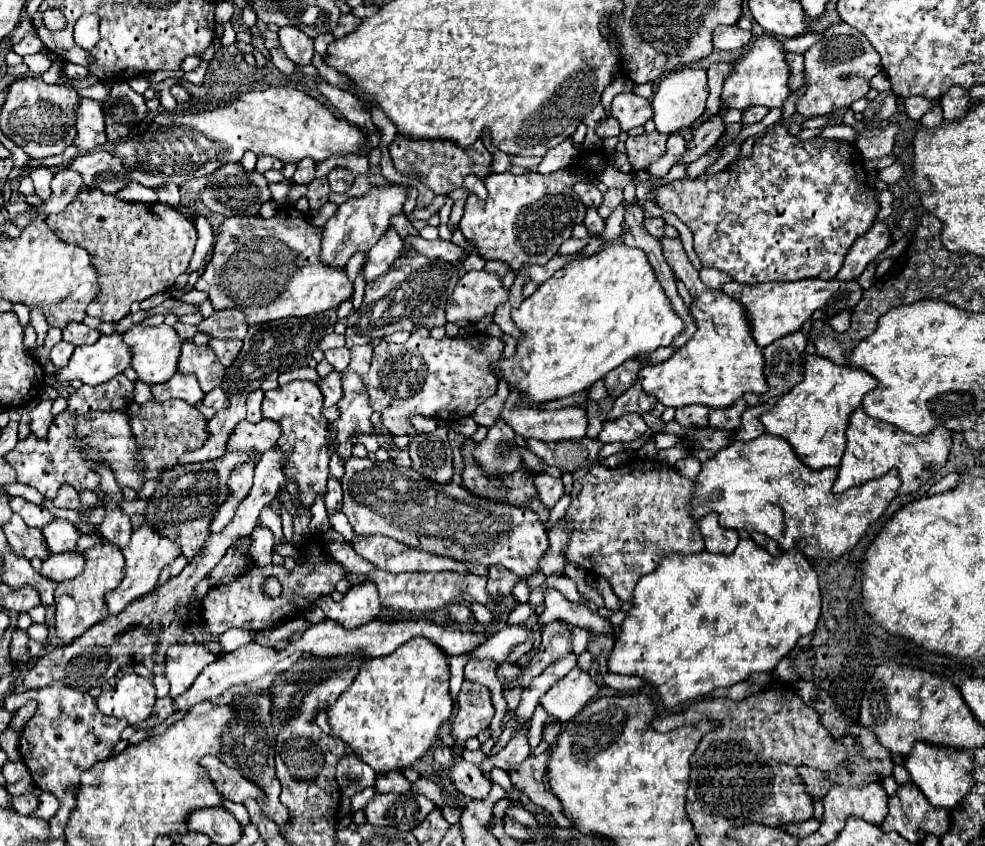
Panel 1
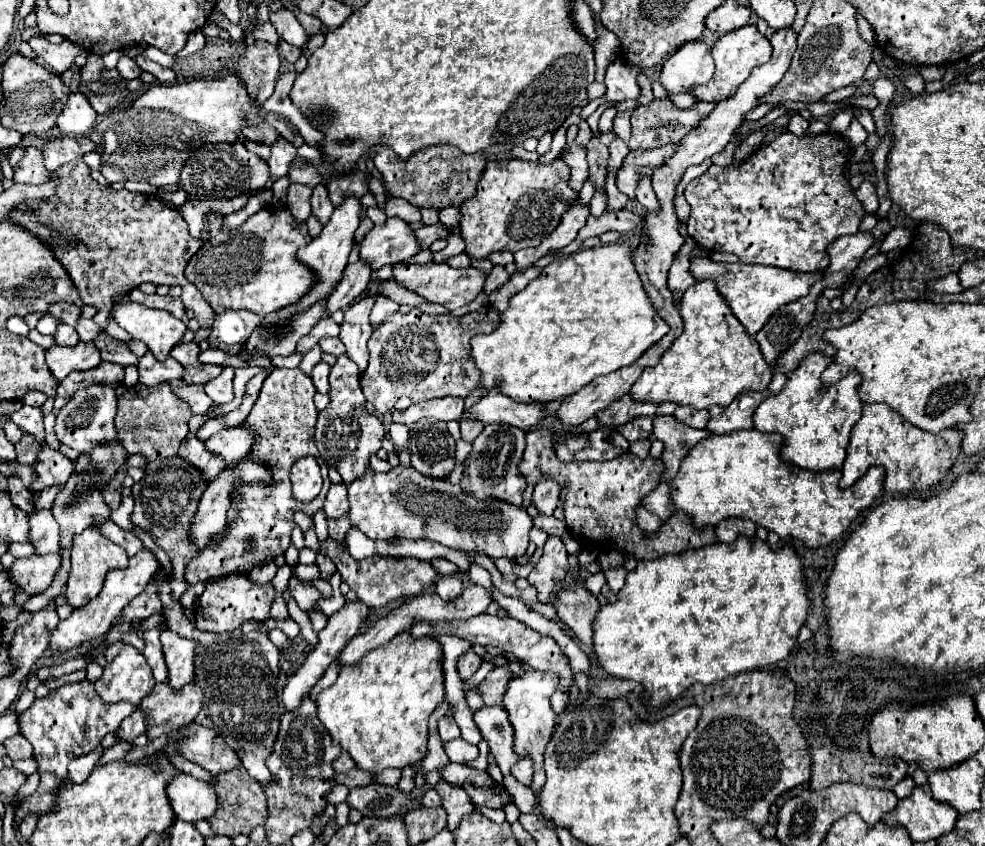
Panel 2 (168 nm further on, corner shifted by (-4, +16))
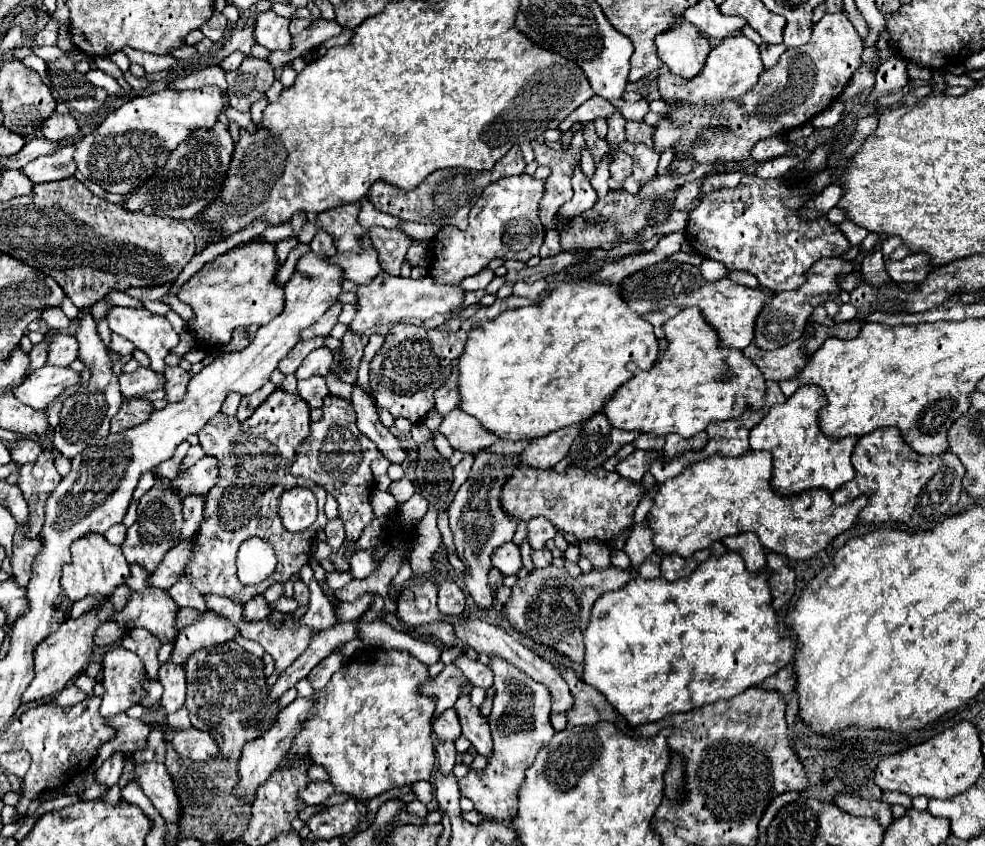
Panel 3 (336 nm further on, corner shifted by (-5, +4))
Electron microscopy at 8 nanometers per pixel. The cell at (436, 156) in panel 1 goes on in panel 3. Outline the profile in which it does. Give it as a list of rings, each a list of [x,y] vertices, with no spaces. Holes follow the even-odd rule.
[[[445,168],[429,174],[421,182],[421,194],[419,186],[415,190],[403,192],[399,188],[393,188],[393,184],[377,182],[369,190],[369,200],[371,204],[387,214],[393,214],[403,220],[411,222],[425,222],[425,224],[437,224],[437,226],[455,226],[459,230],[467,228],[467,216],[469,210],[475,206],[475,200],[481,196],[483,188],[493,182],[491,172],[477,172],[477,170],[467,170],[467,168]]]

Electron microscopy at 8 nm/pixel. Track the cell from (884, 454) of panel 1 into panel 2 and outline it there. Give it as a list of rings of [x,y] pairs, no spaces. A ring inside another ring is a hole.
[[[866,404],[862,408],[862,418],[856,422],[850,434],[848,456],[842,466],[840,488],[850,488],[858,478],[862,478],[870,466],[882,466],[886,470],[884,490],[886,492],[924,492],[946,478],[952,470],[962,444],[962,432],[958,428],[948,428],[944,432],[932,434],[912,426],[888,404]],[[916,468],[920,474],[910,478],[910,470]]]

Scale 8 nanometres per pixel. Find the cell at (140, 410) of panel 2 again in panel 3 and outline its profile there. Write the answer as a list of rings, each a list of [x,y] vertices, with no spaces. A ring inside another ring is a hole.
[[[147,398],[125,400],[121,410],[117,412],[117,416],[111,420],[111,432],[113,434],[125,432],[125,430],[145,422],[151,414],[153,414],[153,406],[151,406],[151,402]]]

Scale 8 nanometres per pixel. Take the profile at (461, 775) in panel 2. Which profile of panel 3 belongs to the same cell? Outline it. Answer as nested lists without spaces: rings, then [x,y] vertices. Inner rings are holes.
[[[423,780],[423,782],[417,782],[417,784],[413,784],[413,792],[417,794],[417,800],[421,800],[421,802],[431,802],[431,798],[433,798],[433,784],[427,780]]]

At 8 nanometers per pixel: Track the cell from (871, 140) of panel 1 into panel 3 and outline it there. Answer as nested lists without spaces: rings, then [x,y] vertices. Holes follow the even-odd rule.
[[[853,220],[841,222],[841,230],[843,230],[843,234],[849,238],[849,242],[851,242],[853,246],[855,246],[855,244],[861,244],[861,242],[865,240],[865,236],[869,234],[869,230],[857,226]]]

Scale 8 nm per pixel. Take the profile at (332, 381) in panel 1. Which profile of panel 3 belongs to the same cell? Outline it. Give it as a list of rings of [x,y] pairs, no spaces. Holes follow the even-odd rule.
[[[313,376],[313,378],[305,378],[299,380],[297,384],[297,394],[311,406],[311,408],[321,408],[323,398],[329,394],[325,378],[323,376]]]

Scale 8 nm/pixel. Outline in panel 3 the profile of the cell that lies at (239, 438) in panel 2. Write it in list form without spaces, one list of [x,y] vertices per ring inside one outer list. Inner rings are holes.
[[[203,456],[193,464],[187,474],[179,474],[173,480],[173,488],[185,498],[187,494],[205,494],[217,482],[217,460],[213,456]]]

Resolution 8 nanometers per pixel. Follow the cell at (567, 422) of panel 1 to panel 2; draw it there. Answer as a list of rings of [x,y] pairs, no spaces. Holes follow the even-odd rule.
[[[488,392],[484,400],[464,410],[462,418],[468,418],[468,414],[470,418],[482,422],[484,426],[496,422],[496,424],[516,426],[526,432],[544,418],[544,406],[542,404],[538,406],[536,404],[516,404],[516,400],[508,400],[506,396],[500,396],[500,392]]]

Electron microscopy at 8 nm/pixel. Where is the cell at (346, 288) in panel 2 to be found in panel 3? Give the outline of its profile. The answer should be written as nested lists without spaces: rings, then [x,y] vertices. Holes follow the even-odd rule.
[[[337,302],[335,306],[331,306],[329,312],[325,312],[325,316],[321,316],[311,328],[307,328],[307,330],[301,332],[301,338],[327,336],[327,334],[333,330],[333,326],[337,324],[337,318],[339,318],[339,314],[341,314],[341,308],[343,308],[343,302]]]

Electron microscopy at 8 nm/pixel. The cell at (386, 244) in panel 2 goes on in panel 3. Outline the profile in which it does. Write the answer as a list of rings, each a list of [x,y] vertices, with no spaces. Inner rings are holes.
[[[367,248],[365,252],[343,252],[343,254],[337,252],[331,258],[331,262],[345,270],[343,290],[351,292],[357,292],[359,286],[369,284],[373,276],[385,272],[379,262],[379,252],[375,248]]]

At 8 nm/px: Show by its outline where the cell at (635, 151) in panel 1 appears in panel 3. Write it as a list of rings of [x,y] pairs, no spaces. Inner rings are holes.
[[[627,122],[625,130],[627,130],[627,140],[631,144],[645,144],[647,148],[655,148],[655,144],[653,144],[655,128],[653,126],[649,126],[645,122]]]

